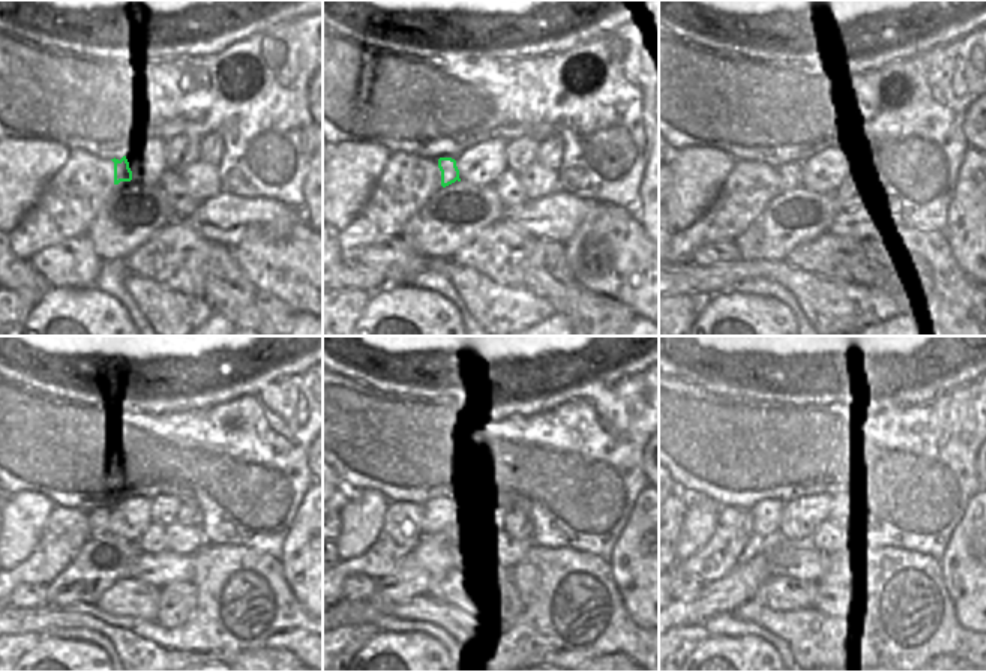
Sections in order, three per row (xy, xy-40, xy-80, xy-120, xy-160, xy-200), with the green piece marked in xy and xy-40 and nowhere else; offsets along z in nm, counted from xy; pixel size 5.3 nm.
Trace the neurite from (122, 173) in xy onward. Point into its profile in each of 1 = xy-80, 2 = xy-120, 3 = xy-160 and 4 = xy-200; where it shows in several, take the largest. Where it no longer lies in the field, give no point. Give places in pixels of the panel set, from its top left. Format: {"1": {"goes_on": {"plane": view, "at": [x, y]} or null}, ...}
{"1": {"goes_on": {"plane": "xy-80", "at": [788, 174]}}, "2": {"goes_on": {"plane": "xy-120", "at": [102, 515]}}, "3": {"goes_on": {"plane": "xy-160", "at": [437, 512]}}, "4": {"goes_on": {"plane": "xy-200", "at": [766, 516]}}}

